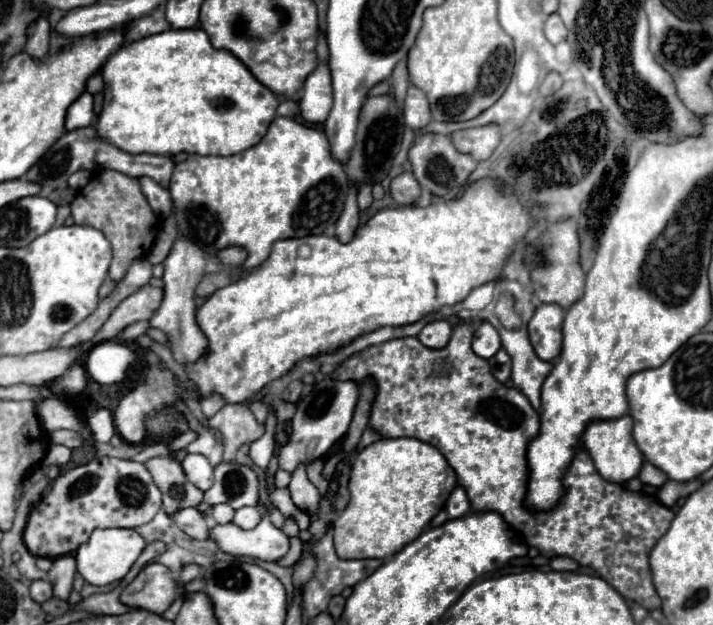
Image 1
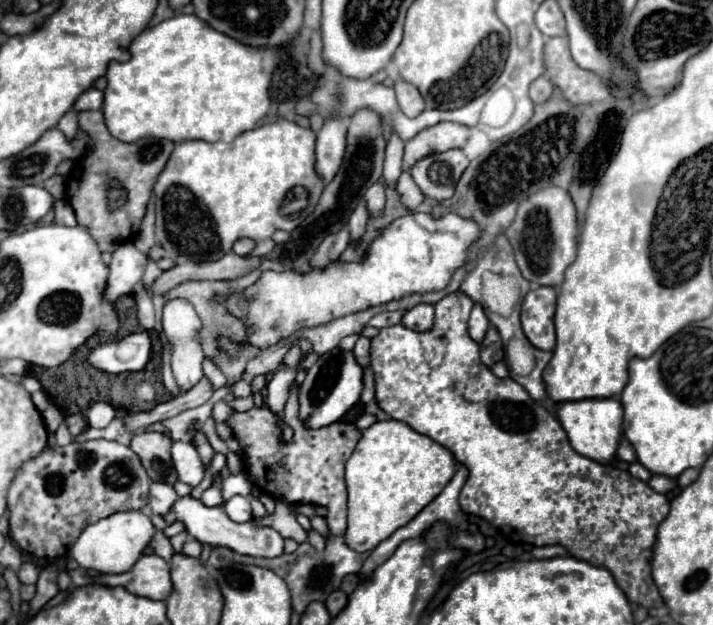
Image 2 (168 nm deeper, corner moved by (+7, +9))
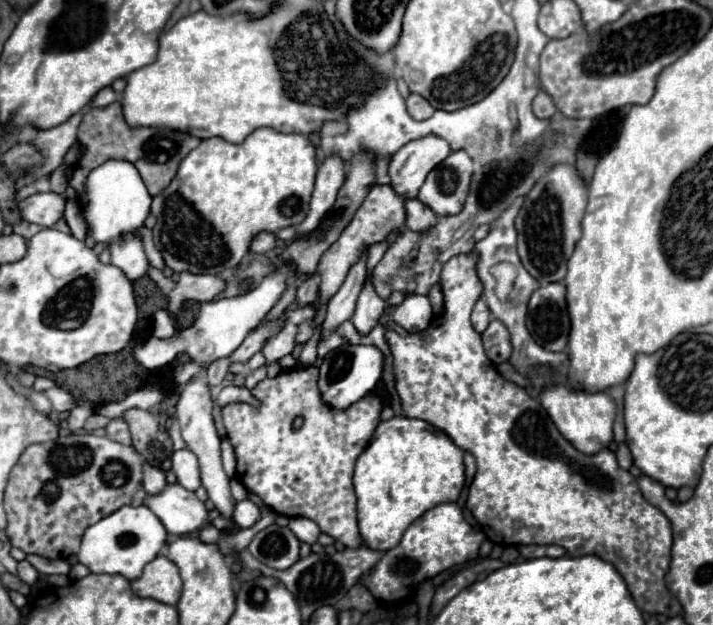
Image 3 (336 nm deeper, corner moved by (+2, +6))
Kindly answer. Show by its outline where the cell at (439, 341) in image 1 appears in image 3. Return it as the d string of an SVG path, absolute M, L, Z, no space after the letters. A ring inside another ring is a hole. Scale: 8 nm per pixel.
M411 295L393 311L393 321L403 329L407 329L409 333L427 329L431 319L433 319L433 307L425 295Z

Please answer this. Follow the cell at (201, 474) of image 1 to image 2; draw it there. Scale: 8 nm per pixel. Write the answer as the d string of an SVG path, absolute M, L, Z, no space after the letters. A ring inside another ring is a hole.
M174 442L172 444L172 462L178 472L178 480L196 488L204 478L204 464L190 442Z

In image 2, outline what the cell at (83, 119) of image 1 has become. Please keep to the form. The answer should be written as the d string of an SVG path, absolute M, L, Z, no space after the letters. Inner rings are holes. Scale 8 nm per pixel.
M90 88L86 90L74 104L76 110L100 110L102 108L102 102L104 102L104 94L98 90L98 88Z

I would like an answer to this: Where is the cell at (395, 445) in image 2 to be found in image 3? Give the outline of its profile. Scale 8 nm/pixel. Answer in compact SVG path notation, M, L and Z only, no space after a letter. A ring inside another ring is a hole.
M409 417L381 421L369 447L359 455L353 473L357 521L365 547L389 551L405 529L439 503L457 501L465 485L463 451L437 427Z

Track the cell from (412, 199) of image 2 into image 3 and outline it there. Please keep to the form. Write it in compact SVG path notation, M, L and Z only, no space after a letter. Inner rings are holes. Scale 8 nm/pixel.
M417 197L415 199L405 199L405 225L413 231L425 231L429 227L433 227L433 223L437 221L437 215L425 205L421 203Z

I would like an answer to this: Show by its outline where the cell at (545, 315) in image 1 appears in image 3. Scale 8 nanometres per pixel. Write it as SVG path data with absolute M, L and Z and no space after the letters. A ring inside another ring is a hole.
M549 283L539 287L529 301L527 329L547 351L563 351L569 337L569 315L565 307L565 285Z

